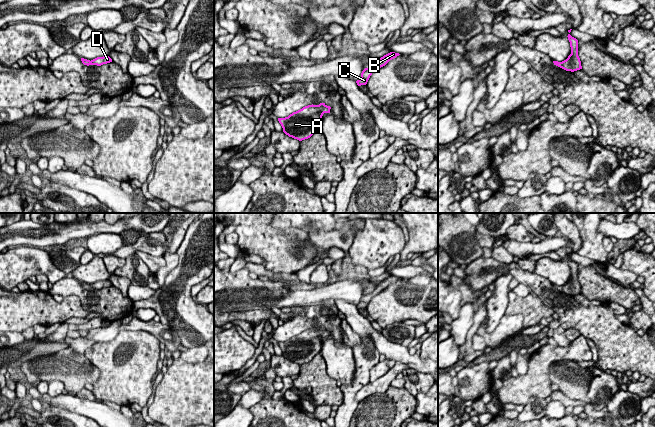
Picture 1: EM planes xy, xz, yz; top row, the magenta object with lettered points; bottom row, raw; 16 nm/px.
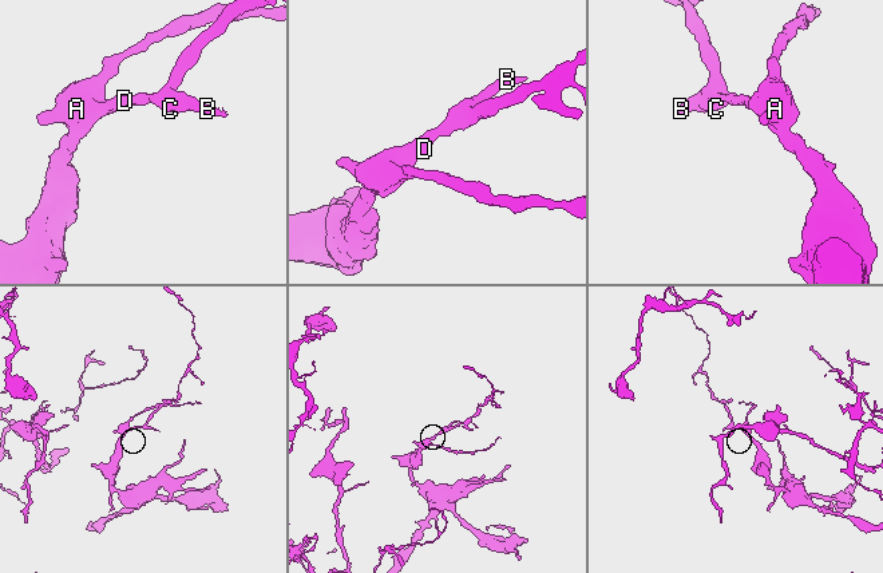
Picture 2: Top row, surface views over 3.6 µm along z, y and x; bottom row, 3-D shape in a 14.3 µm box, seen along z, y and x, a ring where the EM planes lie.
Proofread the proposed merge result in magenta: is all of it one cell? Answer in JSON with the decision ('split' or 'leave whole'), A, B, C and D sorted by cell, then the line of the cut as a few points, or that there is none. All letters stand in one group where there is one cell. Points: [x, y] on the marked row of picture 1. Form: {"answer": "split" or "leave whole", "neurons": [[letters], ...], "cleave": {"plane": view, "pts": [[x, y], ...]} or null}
{"answer": "leave whole", "neurons": [["A", "B", "C", "D"]], "cleave": null}

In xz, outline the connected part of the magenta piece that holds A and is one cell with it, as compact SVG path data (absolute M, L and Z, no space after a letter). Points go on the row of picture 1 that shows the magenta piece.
M325 103L312 104L293 112L288 117L278 118L278 121L286 135L302 141L320 129L322 116L324 113L330 113L330 109L331 107Z

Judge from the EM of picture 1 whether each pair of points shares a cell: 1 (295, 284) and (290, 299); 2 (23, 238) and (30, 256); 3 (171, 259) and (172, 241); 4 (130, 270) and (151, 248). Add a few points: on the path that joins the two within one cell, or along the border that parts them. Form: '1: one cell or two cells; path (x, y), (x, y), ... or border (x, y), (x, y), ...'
1: two cells; border (316, 287), (313, 289), (290, 291)
2: two cells; border (36, 246), (14, 247)
3: two cells; border (166, 251), (175, 252)
4: two cells; border (135, 252), (124, 258)

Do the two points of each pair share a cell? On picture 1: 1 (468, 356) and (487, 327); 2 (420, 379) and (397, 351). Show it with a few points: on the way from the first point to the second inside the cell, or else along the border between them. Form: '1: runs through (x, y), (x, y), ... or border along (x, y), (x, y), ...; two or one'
1: border along (486, 309), (486, 317), (475, 332); two
2: border along (417, 370), (427, 374); two

